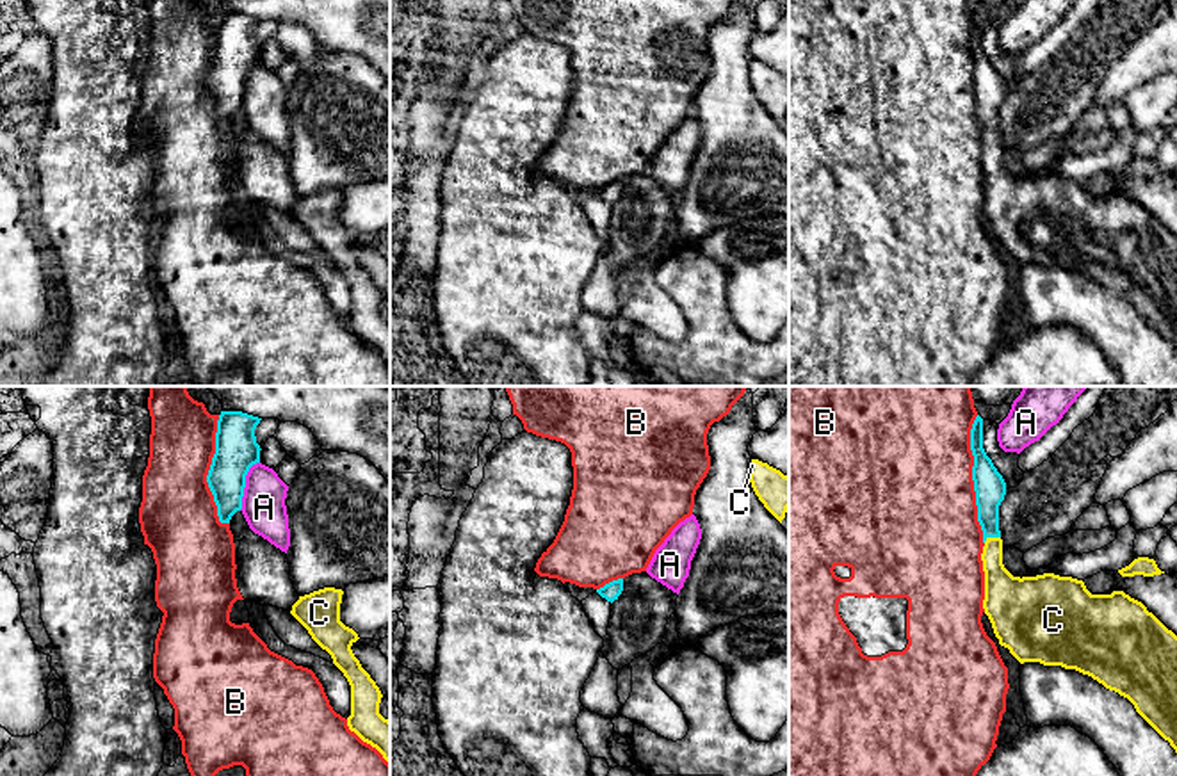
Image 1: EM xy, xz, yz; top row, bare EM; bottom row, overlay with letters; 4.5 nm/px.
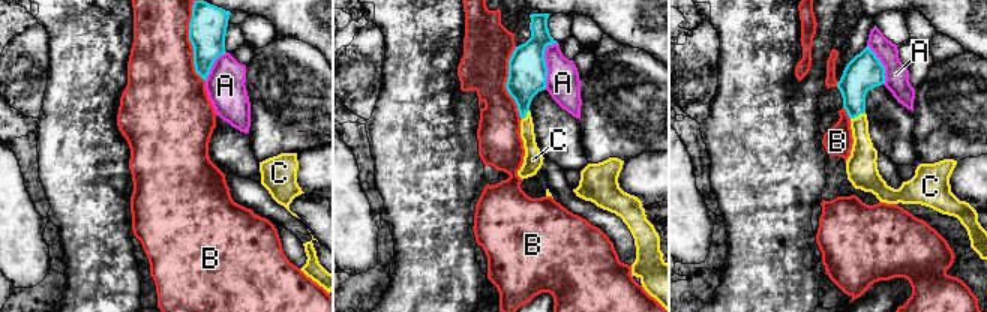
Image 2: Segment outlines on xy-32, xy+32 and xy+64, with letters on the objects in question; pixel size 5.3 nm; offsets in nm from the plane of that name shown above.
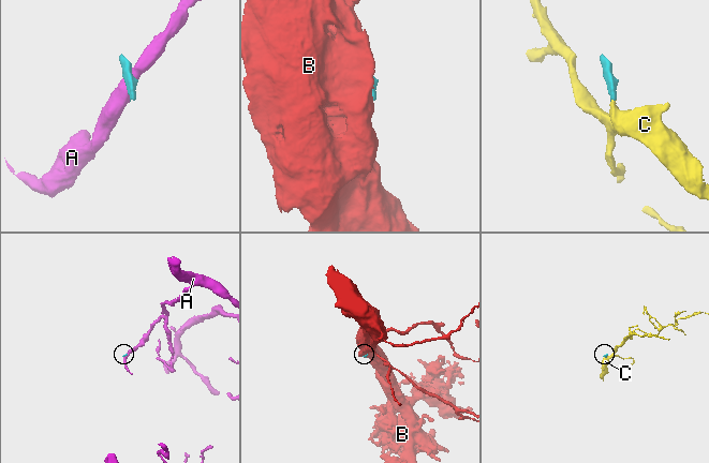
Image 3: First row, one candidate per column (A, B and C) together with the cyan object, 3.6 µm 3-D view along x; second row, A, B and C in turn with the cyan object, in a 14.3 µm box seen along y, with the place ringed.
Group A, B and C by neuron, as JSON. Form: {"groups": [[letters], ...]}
{"groups": [["A"], ["B"], ["C"]]}

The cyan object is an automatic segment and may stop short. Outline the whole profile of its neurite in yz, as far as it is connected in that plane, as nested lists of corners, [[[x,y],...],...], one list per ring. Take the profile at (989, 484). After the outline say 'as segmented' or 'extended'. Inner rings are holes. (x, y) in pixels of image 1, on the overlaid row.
[[[979,415],[970,429],[970,450],[978,521],[985,543],[981,554],[983,609],[999,644],[1008,648],[1020,664],[1040,662],[1076,669],[1127,698],[1177,753],[1177,635],[1141,602],[1124,591],[1092,594],[1083,580],[1054,573],[1013,577],[1002,564],[999,530],[999,505],[1006,495],[1006,482],[983,449],[983,418]]] | extended

